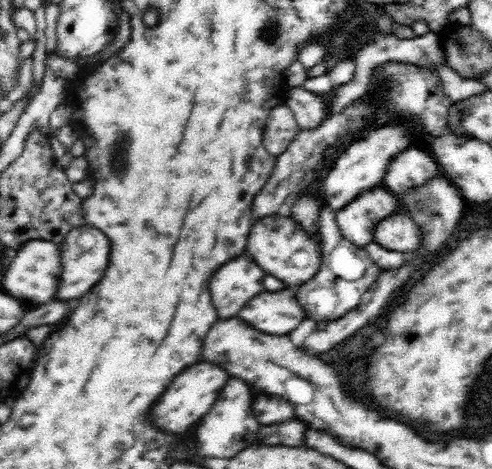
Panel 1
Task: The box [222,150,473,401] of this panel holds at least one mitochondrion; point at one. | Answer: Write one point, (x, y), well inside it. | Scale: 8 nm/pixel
(427, 202)

